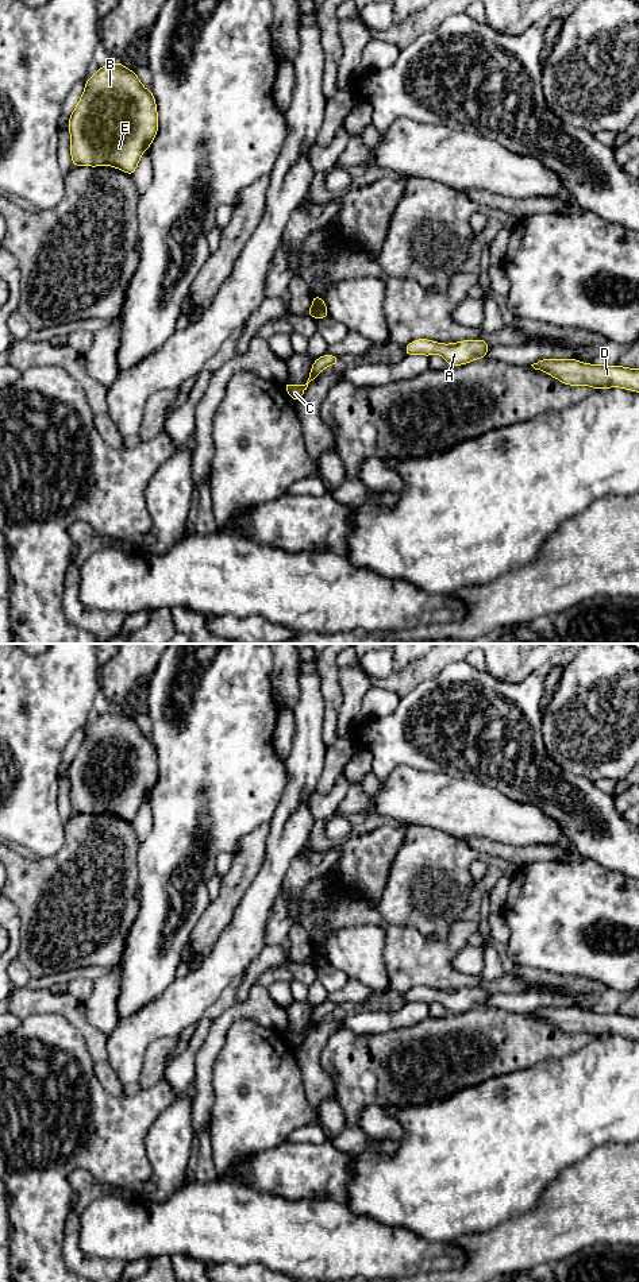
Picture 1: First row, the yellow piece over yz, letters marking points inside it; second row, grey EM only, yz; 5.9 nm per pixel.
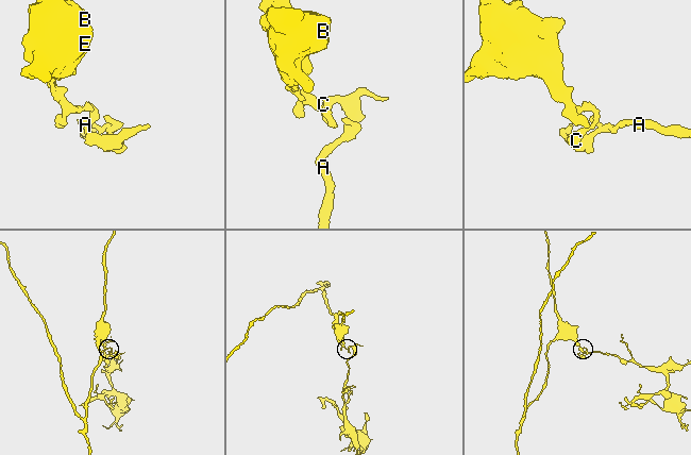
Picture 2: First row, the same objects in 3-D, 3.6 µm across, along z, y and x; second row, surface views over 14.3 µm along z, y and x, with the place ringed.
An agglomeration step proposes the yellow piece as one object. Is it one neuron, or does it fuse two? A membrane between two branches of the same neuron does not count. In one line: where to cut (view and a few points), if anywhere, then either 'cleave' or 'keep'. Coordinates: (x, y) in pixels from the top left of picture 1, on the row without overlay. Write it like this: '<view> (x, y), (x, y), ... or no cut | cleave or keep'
yz (310, 956), (311, 962) | cleave

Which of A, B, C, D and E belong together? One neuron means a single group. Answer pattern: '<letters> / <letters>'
A C D / B E

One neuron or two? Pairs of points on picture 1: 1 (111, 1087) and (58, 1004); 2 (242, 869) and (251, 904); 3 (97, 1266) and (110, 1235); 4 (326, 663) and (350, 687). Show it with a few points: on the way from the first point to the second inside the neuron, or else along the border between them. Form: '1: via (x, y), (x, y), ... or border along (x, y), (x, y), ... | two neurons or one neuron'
1: via (101, 1065), (96, 1039), (80, 1022) | one neuron
2: border along (262, 860), (261, 868), (233, 916) | two neurons
3: border along (79, 1235), (79, 1247), (84, 1252), (129, 1262) | two neurons
4: border along (338, 668), (342, 690), (342, 705), (339, 709) | two neurons

